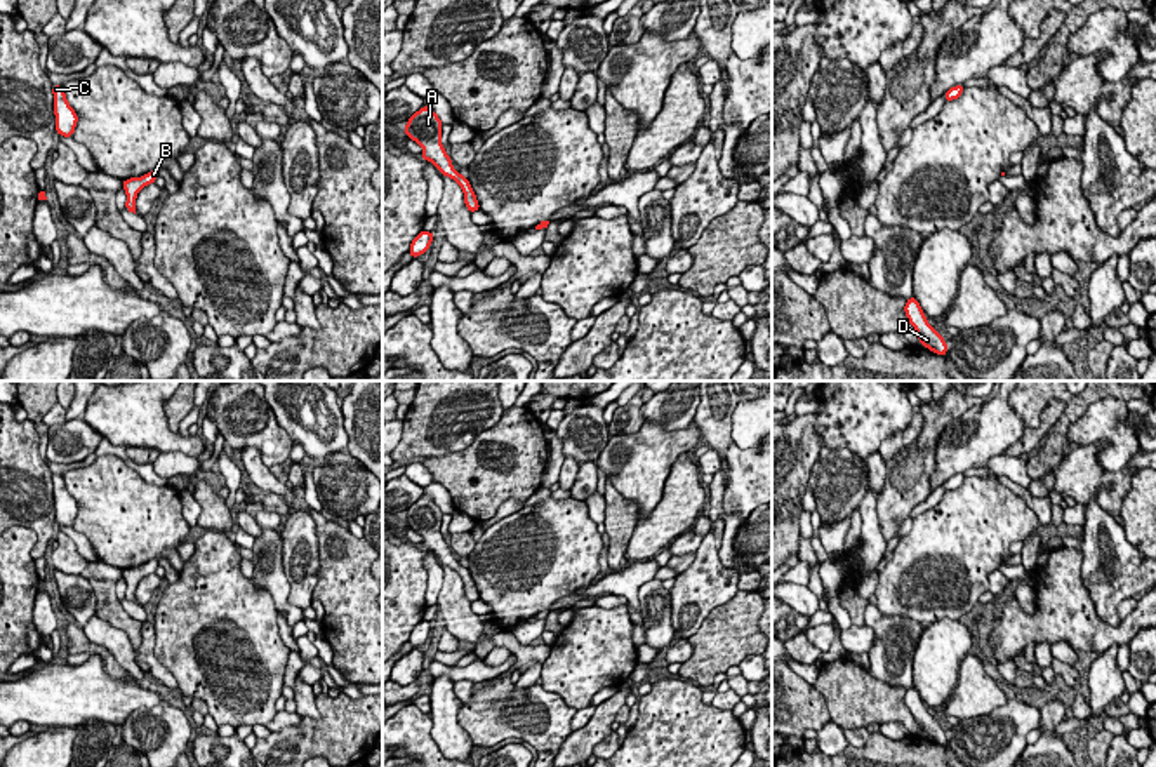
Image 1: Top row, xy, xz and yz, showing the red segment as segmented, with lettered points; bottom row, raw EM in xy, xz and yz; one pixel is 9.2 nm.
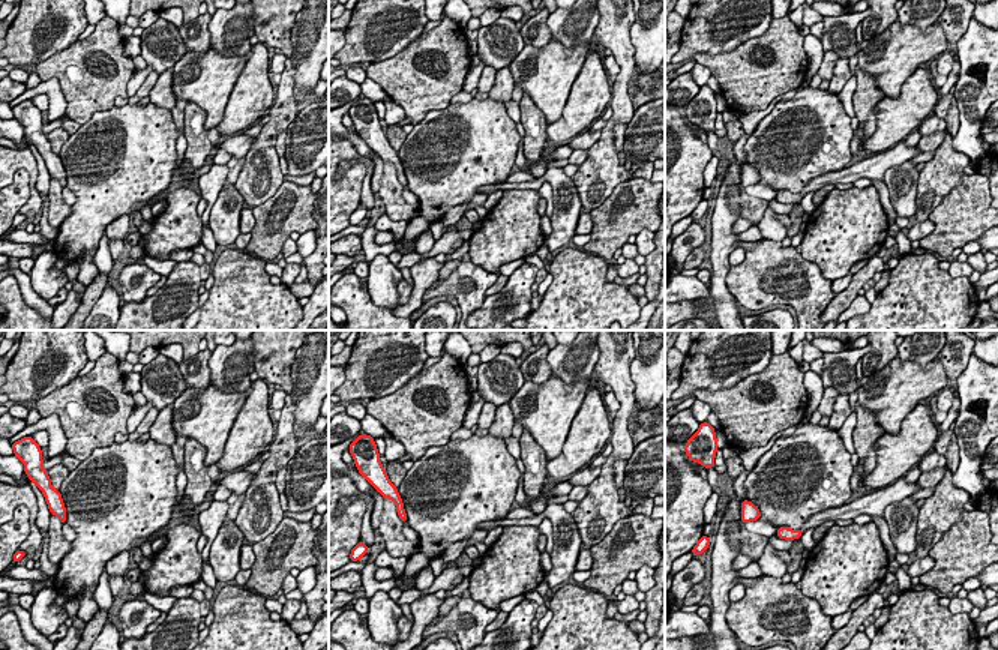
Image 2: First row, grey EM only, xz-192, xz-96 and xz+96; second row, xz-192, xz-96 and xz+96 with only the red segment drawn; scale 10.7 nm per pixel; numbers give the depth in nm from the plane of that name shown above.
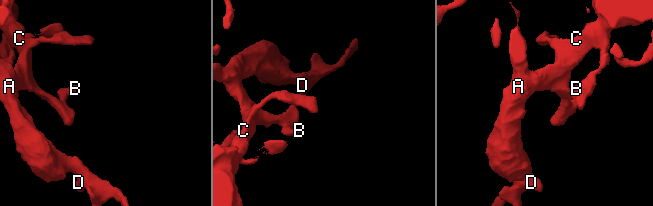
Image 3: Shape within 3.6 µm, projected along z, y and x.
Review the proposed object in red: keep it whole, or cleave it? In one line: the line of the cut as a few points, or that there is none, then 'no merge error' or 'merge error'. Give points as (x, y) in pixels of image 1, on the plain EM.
no cut; no merge error

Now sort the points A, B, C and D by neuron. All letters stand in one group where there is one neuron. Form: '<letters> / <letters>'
A B C D

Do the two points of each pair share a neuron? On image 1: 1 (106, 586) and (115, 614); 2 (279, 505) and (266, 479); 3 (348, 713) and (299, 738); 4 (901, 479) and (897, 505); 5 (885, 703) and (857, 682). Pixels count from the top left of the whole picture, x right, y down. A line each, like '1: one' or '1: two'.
1: one
2: two
3: one
4: one
5: one

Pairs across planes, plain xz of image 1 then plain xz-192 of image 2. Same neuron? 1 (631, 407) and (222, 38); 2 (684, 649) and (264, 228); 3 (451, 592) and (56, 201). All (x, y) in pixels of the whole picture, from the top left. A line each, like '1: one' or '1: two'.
1: two
2: two
3: one

